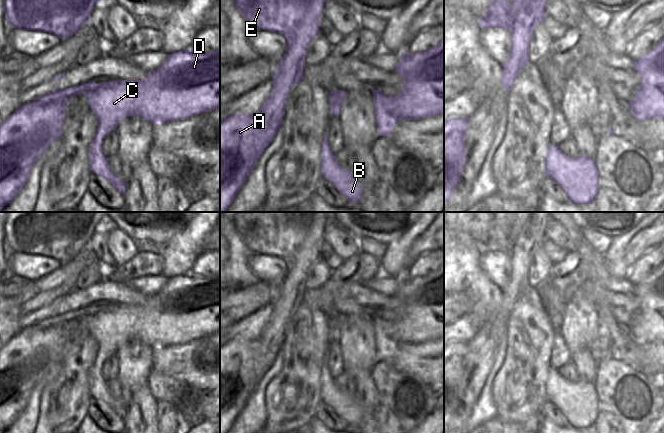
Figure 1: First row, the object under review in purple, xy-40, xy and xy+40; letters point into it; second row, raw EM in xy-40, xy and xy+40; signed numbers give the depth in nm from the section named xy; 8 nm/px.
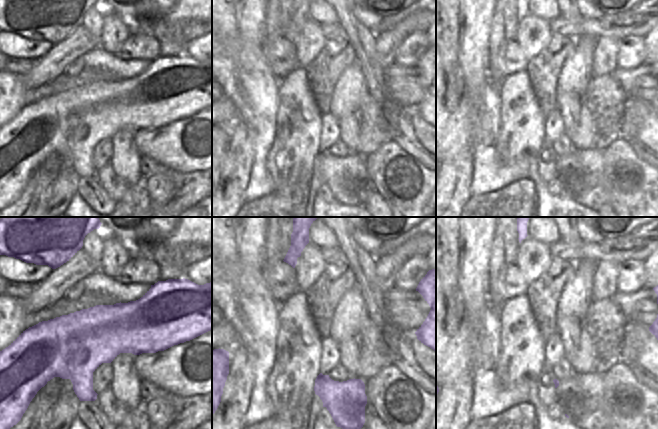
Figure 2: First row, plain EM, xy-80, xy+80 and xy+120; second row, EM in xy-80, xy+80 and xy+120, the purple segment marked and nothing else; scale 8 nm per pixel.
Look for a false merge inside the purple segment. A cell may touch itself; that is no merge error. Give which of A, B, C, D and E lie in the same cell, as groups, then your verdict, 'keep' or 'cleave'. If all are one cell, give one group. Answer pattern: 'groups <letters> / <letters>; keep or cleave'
groups A B C D / E; cleave

